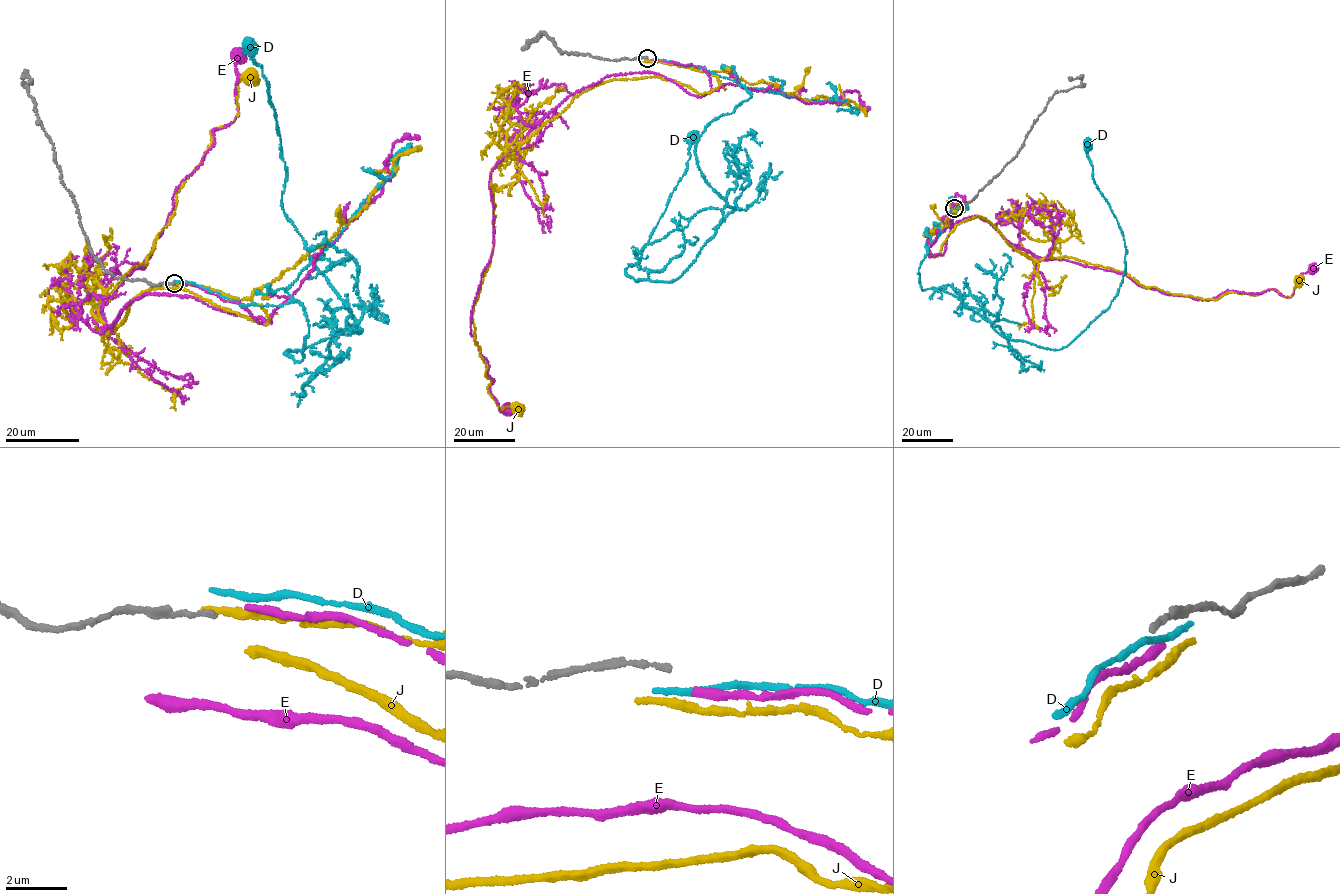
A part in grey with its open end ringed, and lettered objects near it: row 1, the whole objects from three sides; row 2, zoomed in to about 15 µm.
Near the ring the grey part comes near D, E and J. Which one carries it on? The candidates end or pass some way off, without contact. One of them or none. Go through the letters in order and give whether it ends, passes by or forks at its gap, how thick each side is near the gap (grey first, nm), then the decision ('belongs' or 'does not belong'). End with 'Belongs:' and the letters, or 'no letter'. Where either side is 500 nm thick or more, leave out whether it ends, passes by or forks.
D: it ends there; 170 nm thick on the grey side, 280 nm on the other; does not belong
E: it ends there; 170 nm thick on the grey side, 280 nm on the other; does not belong
J: it passes by; 170 nm thick on the grey side, 240 nm on the other; does not belong
Belongs: no letter

